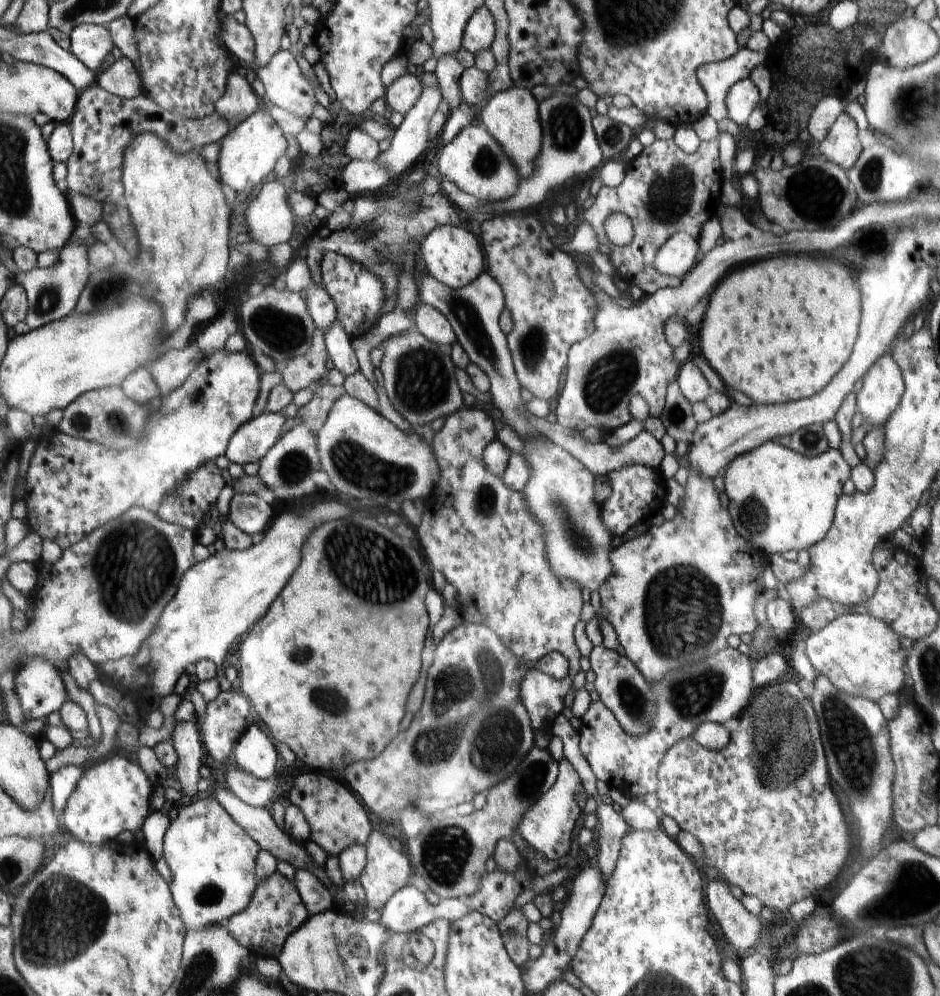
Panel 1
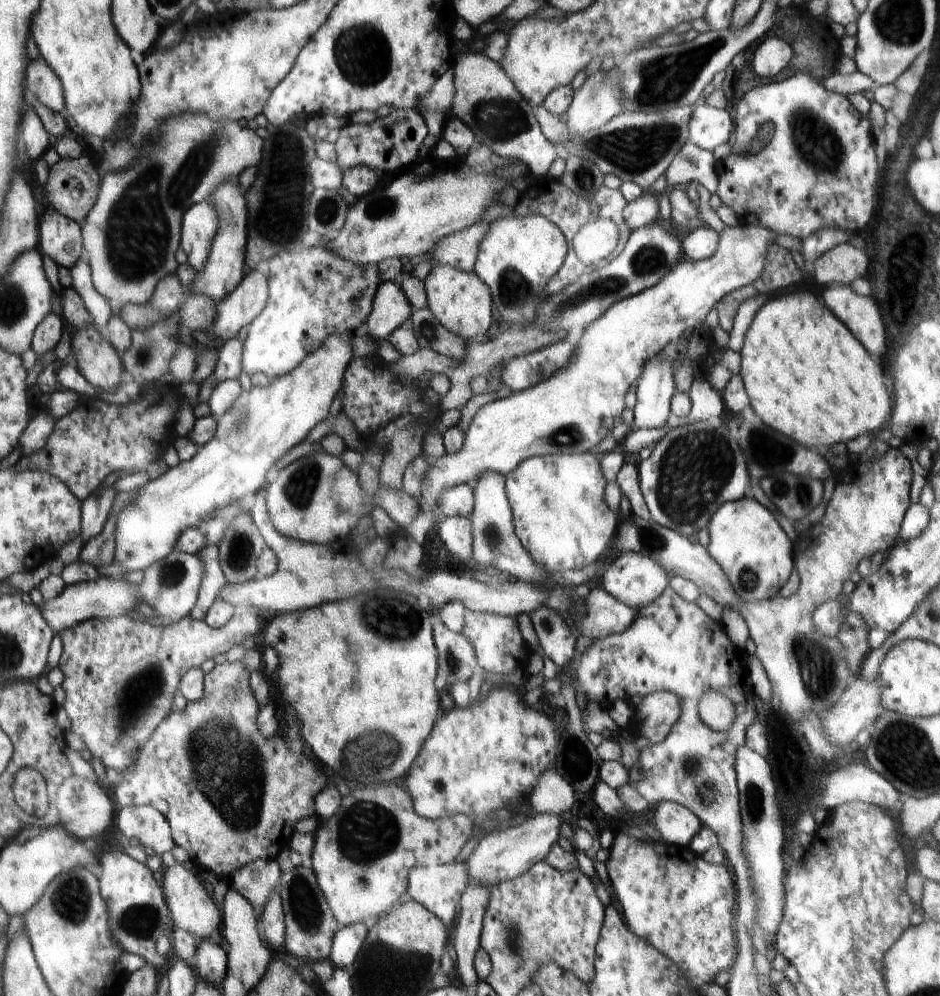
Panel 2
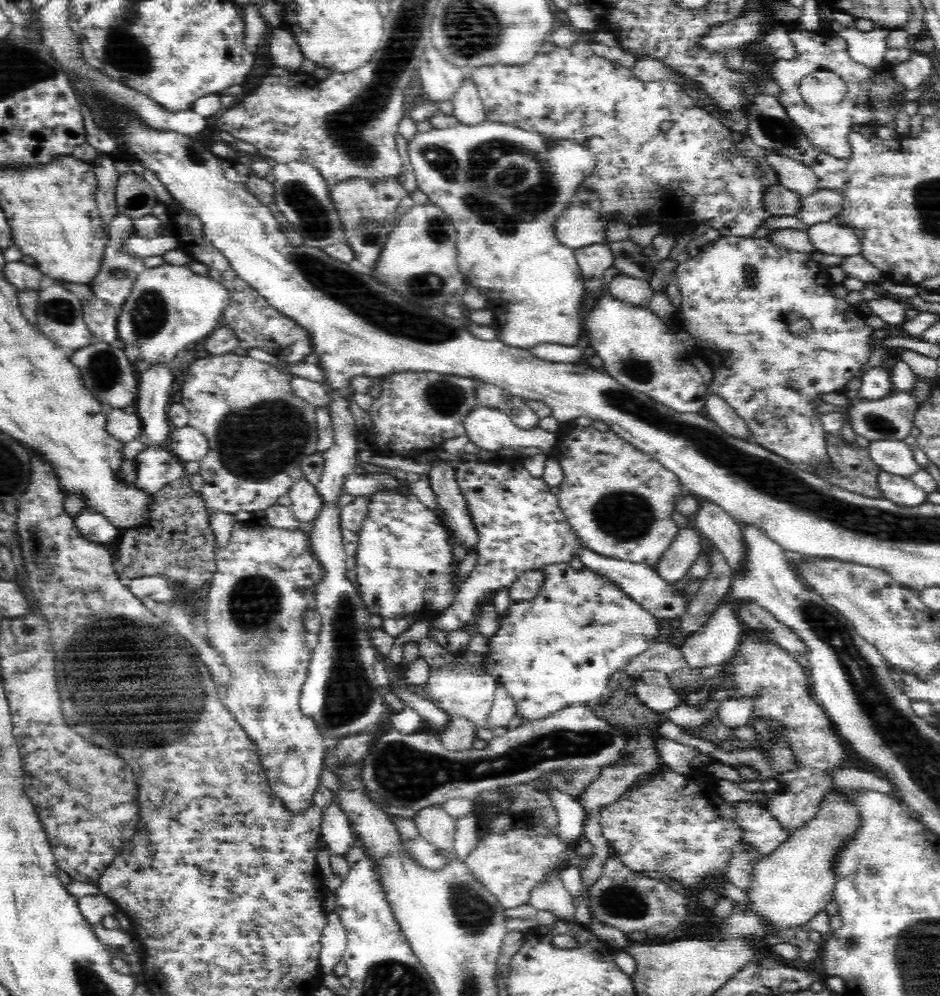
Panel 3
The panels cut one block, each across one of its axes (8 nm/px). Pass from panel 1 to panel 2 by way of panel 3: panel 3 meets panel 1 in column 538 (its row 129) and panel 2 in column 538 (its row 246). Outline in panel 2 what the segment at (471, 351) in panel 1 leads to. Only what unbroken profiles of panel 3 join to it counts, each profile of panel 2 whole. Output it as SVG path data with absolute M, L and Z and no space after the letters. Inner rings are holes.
M582 453L532 457L505 475L505 491L511 504L513 527L535 566L545 573L584 569L606 554L616 532L616 516L605 503L606 481L600 469L601 455Z

